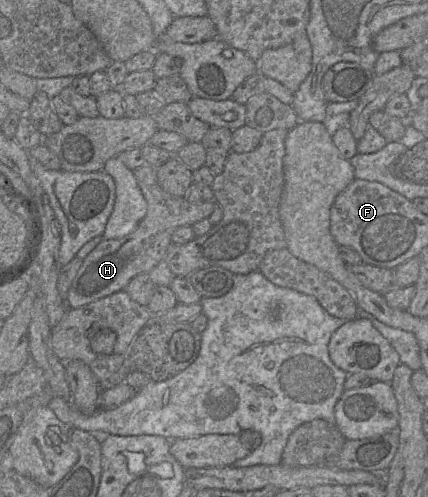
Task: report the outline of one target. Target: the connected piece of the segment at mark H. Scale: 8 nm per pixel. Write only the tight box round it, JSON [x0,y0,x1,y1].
[66,163,215,308]

